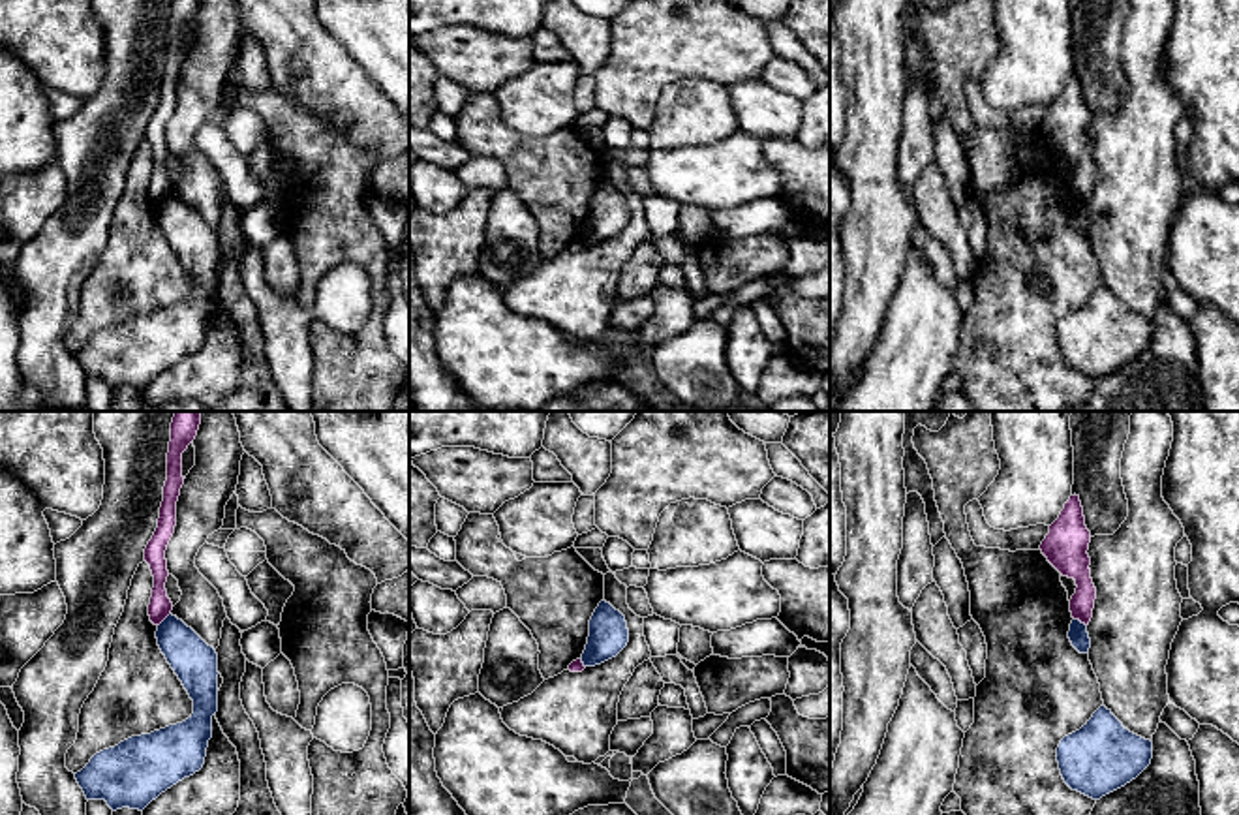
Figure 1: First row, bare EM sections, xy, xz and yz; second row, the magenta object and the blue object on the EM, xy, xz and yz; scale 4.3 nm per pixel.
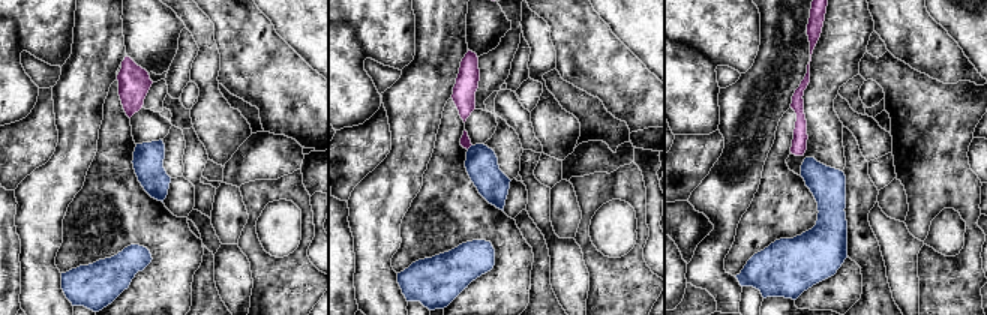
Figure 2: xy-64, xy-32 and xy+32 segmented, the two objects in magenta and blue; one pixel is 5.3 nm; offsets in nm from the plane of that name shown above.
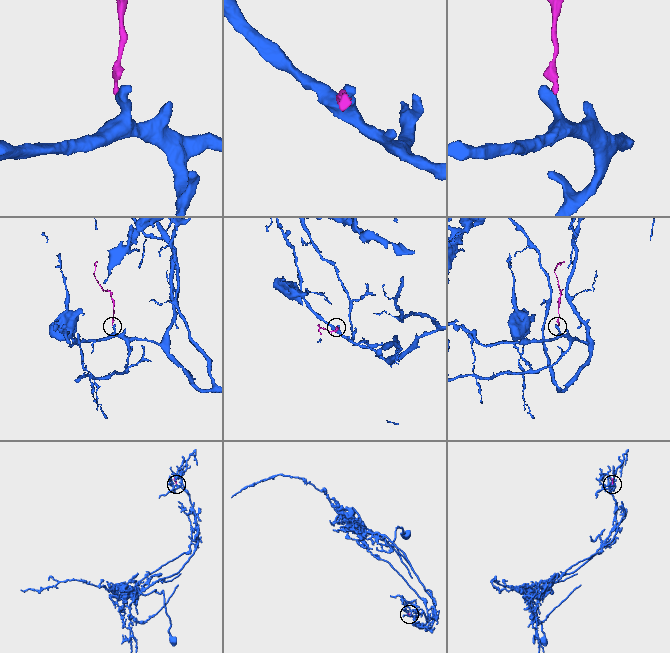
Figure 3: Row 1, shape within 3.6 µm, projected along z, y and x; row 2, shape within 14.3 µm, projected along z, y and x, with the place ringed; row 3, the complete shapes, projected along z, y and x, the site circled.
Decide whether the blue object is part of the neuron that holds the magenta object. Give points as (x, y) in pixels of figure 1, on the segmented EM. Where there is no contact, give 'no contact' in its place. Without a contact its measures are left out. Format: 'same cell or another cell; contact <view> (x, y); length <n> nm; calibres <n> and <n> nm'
another cell; contact xy (164, 618); length 80 nm; calibres 100 and 190 nm

